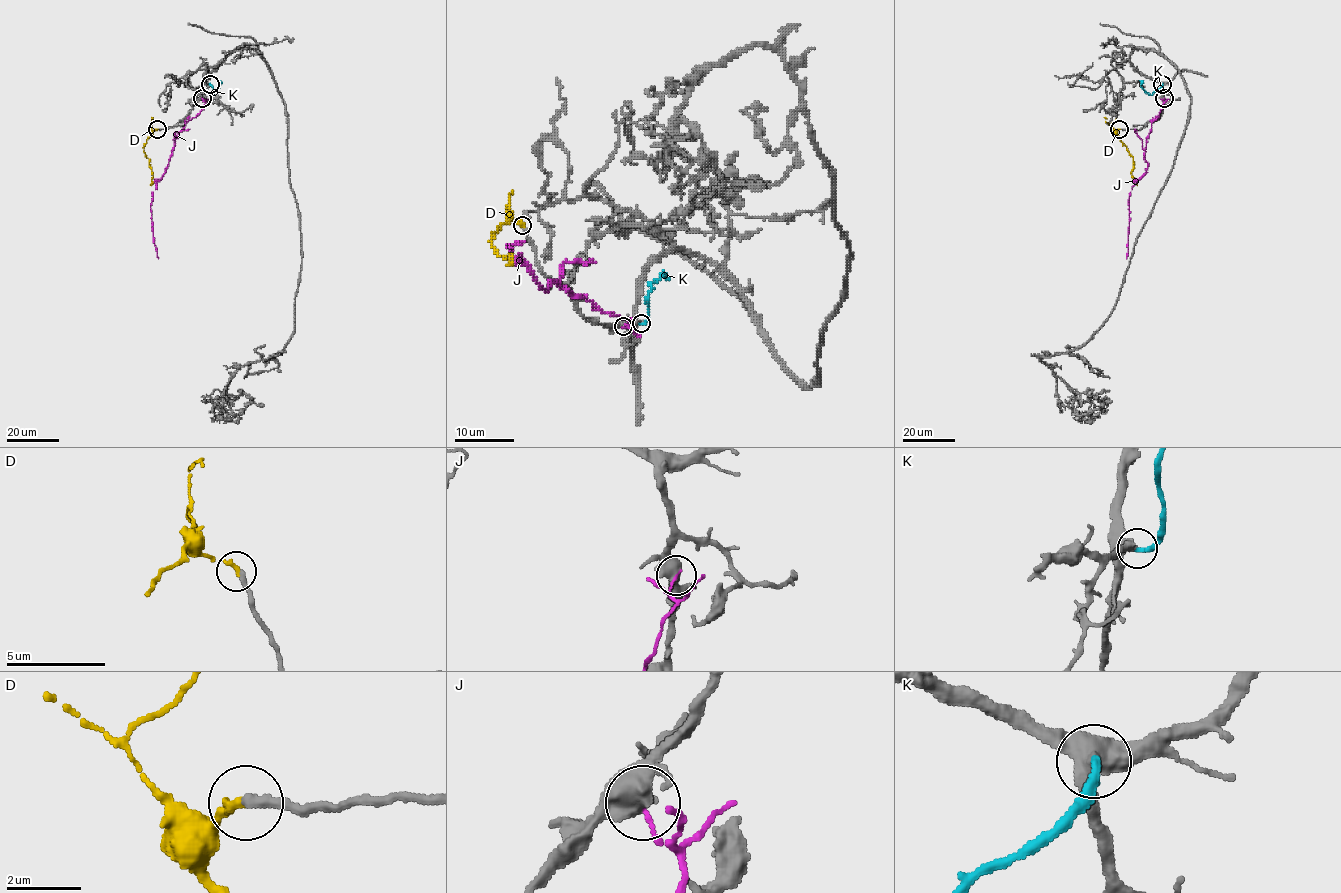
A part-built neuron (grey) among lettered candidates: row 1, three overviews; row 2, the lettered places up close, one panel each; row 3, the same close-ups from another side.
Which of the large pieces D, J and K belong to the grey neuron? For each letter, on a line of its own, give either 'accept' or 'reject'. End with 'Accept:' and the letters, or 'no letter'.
D: accept
J: reject
K: reject
Accept: D

